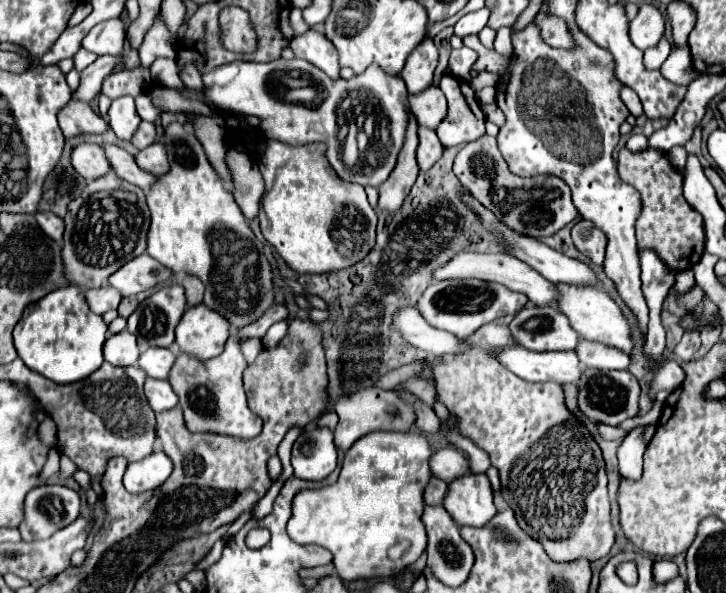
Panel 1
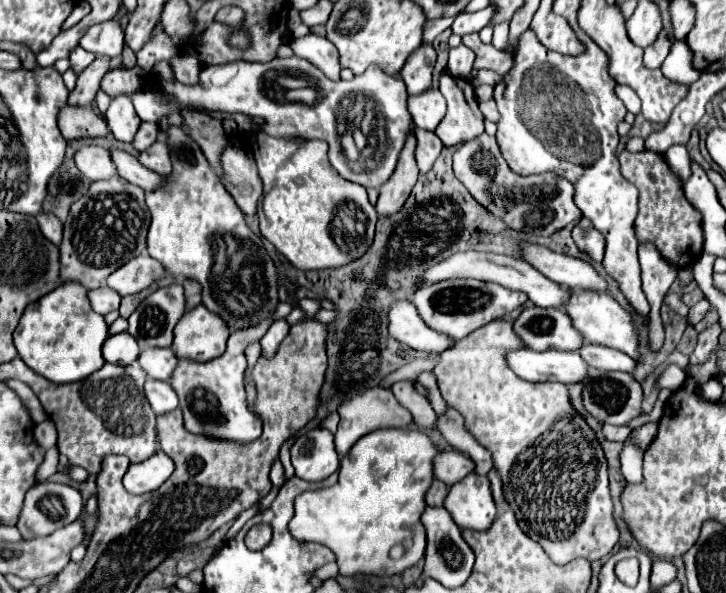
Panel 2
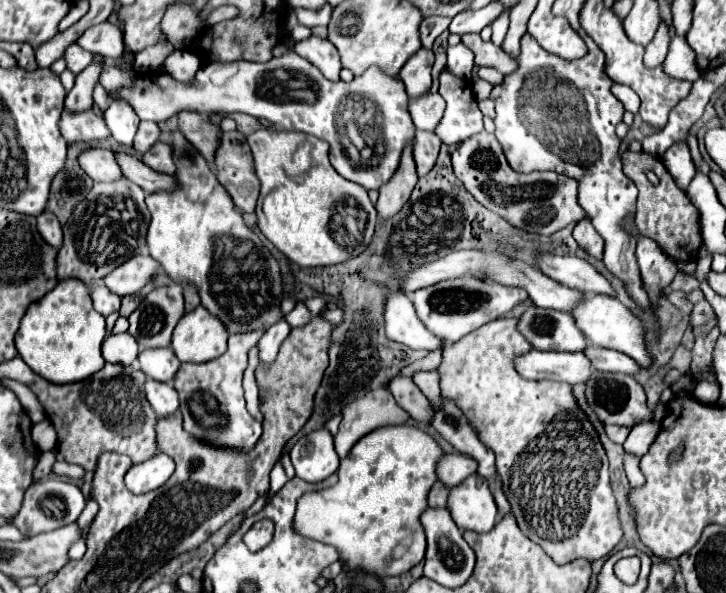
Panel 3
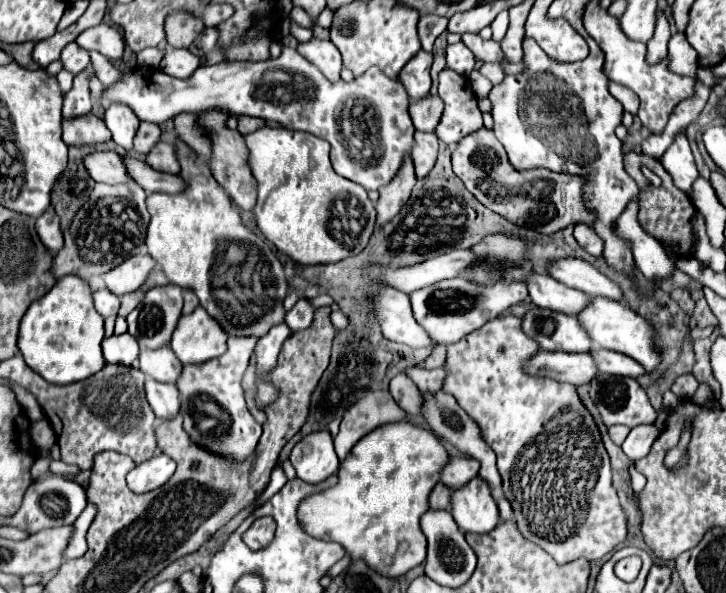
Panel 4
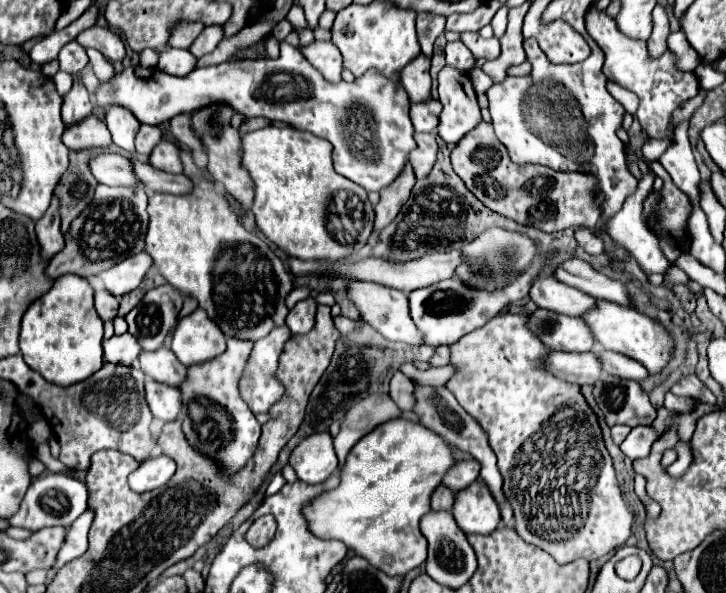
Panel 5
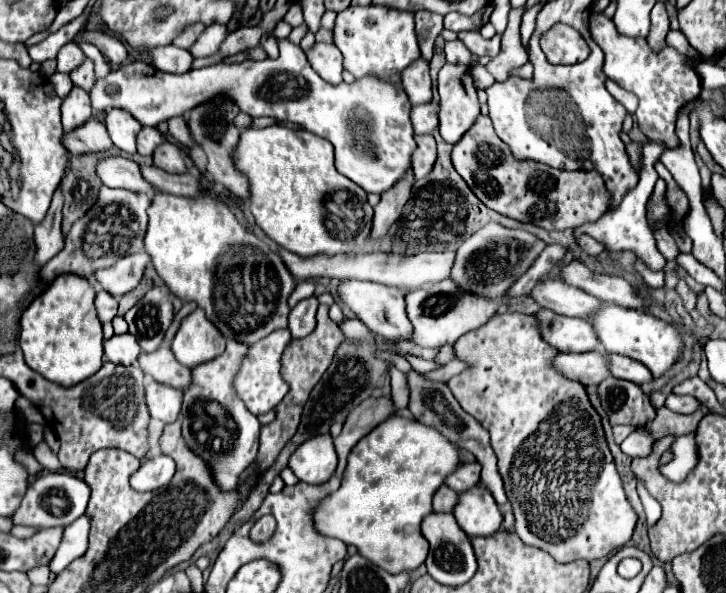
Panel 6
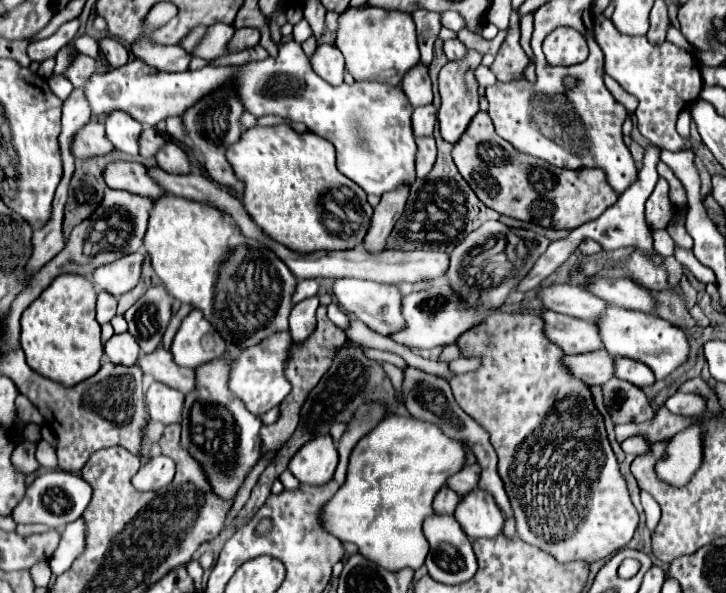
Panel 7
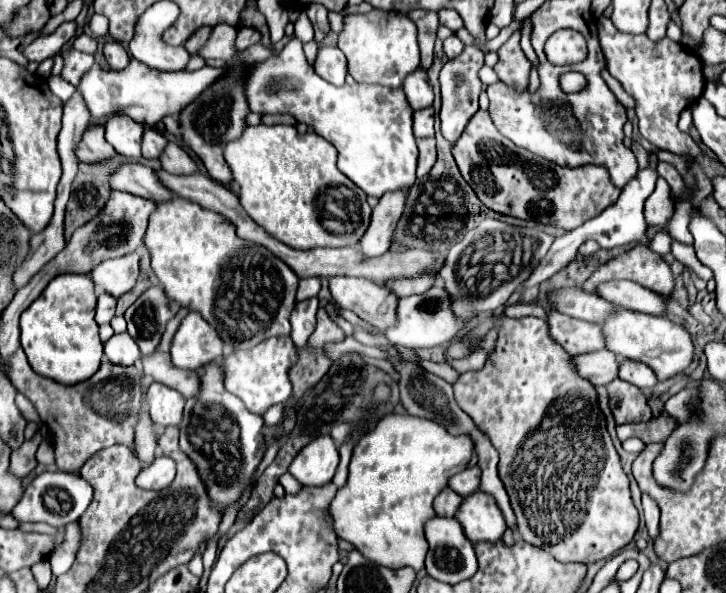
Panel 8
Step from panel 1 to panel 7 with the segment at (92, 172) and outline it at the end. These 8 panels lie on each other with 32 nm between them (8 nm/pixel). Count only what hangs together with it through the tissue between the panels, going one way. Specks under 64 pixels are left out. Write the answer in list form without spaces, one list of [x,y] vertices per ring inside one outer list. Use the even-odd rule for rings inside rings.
[[[114,162],[106,168],[106,184],[116,190],[126,190],[132,194],[148,196],[158,200],[166,196],[158,182],[154,182],[148,174],[148,168],[140,162]]]

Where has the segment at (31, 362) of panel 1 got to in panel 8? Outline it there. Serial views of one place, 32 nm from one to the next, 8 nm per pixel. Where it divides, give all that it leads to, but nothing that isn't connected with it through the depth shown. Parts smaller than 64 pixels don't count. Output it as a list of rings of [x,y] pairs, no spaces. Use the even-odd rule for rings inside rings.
[[[86,274],[56,276],[56,280],[44,288],[20,318],[20,342],[36,374],[62,384],[78,384],[88,380],[100,368],[104,350],[98,338],[94,310],[94,282]]]

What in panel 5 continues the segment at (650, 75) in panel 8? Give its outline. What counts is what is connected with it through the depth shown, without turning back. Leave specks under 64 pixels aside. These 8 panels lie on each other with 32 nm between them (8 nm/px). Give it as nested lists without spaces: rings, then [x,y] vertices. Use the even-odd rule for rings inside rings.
[[[590,6],[590,10],[588,10],[586,28],[588,28],[588,34],[594,38],[594,42],[606,54],[606,62],[604,62],[606,78],[620,84],[626,90],[632,90],[640,98],[636,118],[640,120],[640,126],[644,128],[648,138],[666,138],[666,140],[674,142],[672,114],[682,102],[686,102],[688,98],[694,98],[698,94],[700,84],[698,84],[696,74],[682,72],[676,64],[674,52],[670,52],[670,50],[666,50],[660,58],[652,58],[648,54],[648,46],[644,40],[634,40],[634,38],[624,36],[616,28],[614,18],[596,10],[596,6]]]

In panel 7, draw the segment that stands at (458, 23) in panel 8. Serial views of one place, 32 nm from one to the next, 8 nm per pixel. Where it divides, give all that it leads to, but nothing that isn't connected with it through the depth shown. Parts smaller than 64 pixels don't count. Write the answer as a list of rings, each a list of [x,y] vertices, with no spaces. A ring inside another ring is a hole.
[[[448,10],[448,12],[442,12],[440,16],[442,16],[442,26],[446,26],[446,28],[450,28],[454,32],[458,32],[458,30],[464,28],[464,18],[458,12]]]

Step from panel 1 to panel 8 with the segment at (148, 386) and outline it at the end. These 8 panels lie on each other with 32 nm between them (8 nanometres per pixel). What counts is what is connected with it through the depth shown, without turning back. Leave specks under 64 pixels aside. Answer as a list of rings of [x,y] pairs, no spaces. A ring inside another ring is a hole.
[[[152,382],[148,388],[148,402],[150,402],[150,416],[154,424],[160,426],[178,426],[182,420],[182,410],[184,410],[184,398],[180,392]]]

